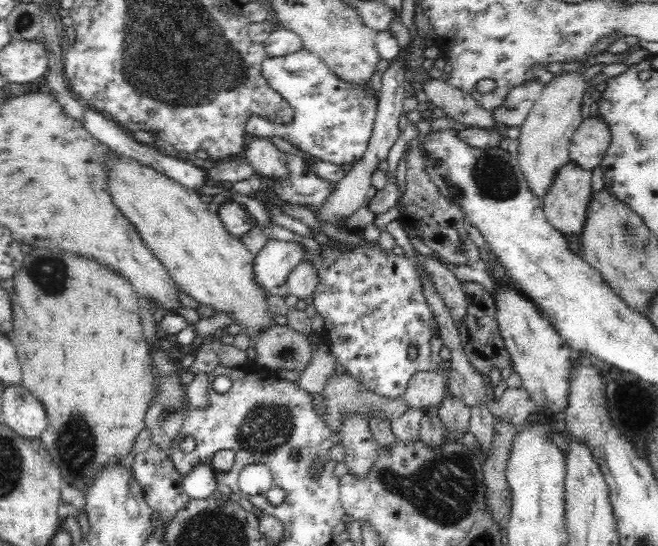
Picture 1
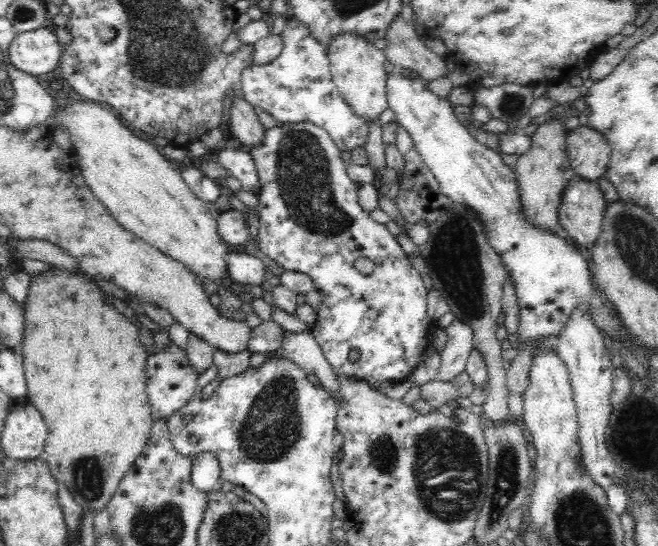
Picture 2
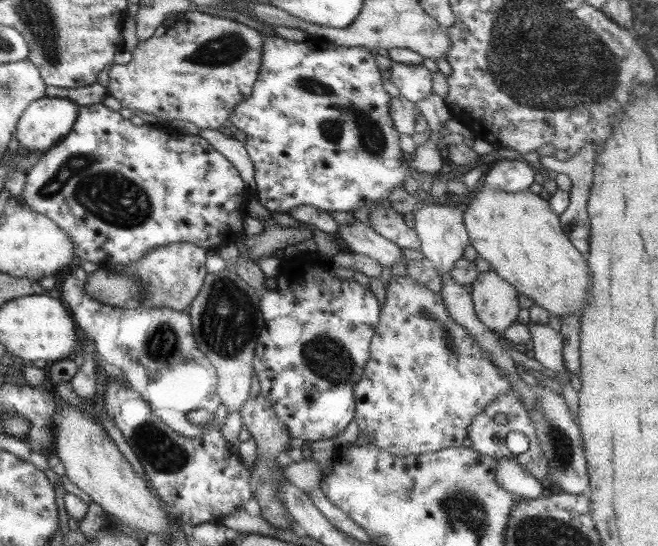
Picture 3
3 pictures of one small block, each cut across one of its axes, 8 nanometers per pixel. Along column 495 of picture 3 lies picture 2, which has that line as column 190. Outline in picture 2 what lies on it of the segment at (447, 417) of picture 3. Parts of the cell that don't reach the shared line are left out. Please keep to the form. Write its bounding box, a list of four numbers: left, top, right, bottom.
[147,342,199,420]

